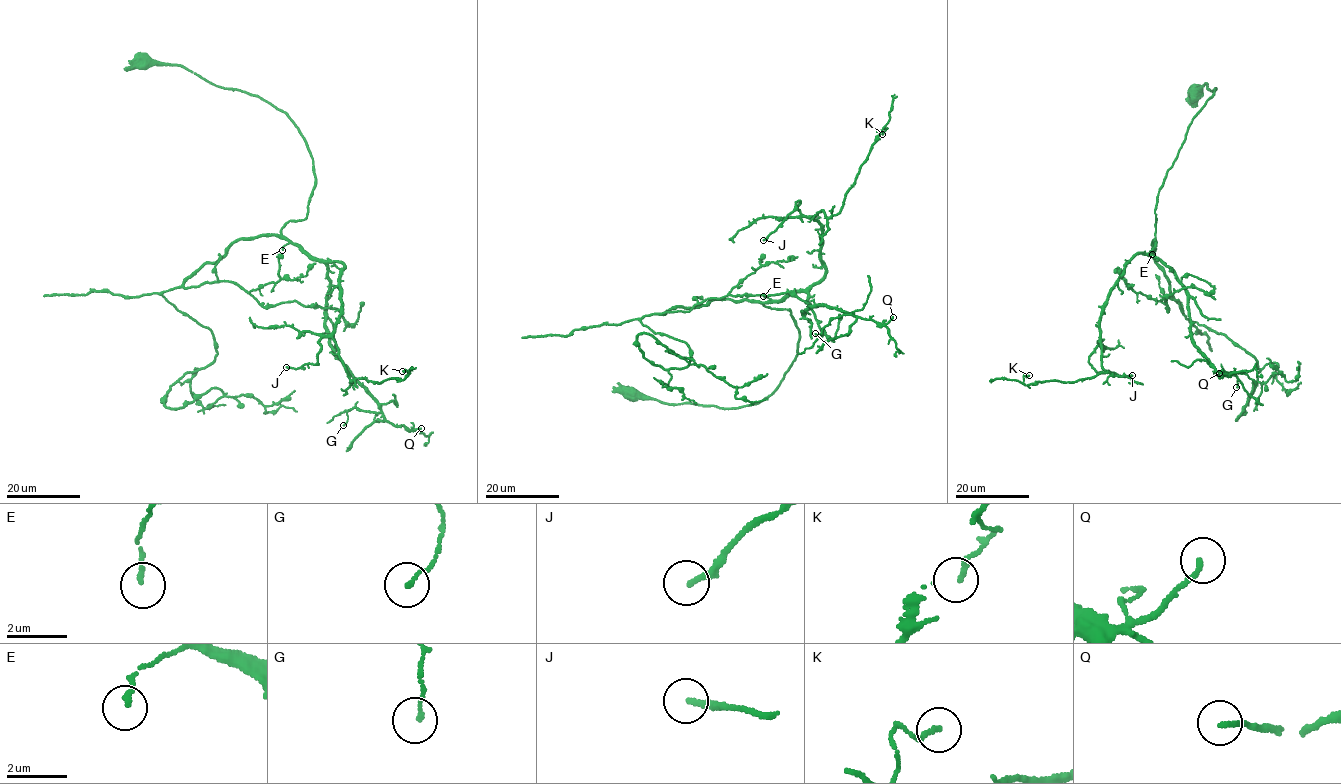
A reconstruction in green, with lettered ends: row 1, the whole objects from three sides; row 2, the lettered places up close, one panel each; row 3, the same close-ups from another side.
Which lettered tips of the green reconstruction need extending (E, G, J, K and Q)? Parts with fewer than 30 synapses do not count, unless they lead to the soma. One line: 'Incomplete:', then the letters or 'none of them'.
Incomplete: none of them

